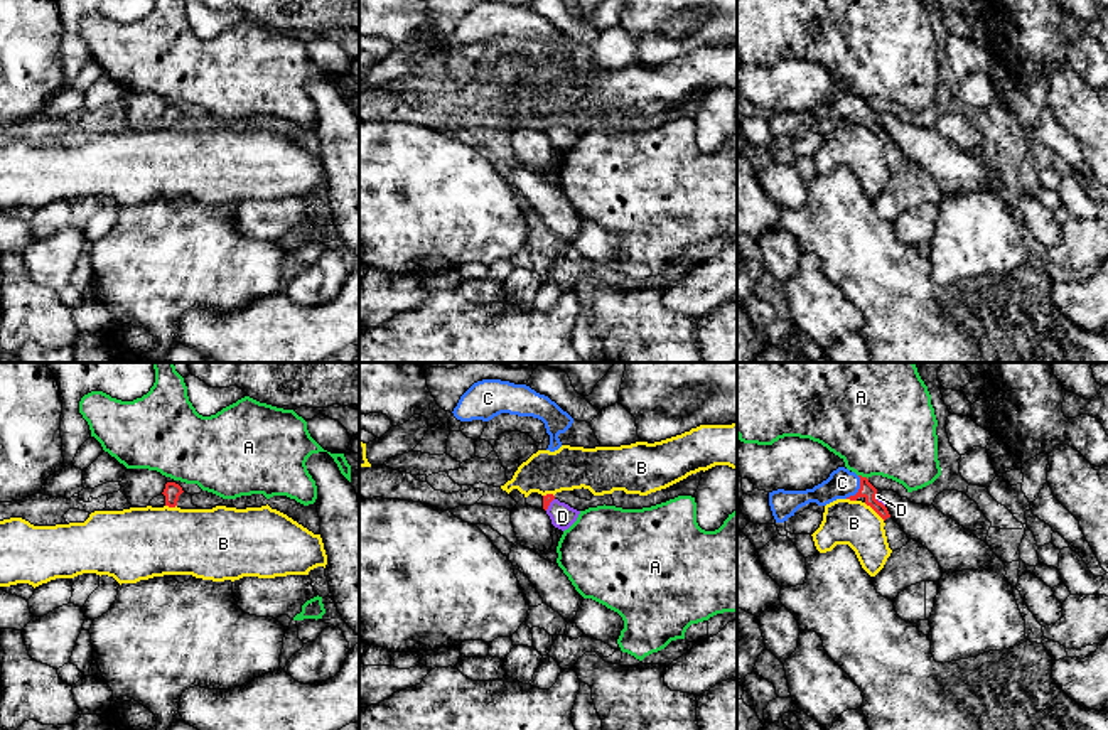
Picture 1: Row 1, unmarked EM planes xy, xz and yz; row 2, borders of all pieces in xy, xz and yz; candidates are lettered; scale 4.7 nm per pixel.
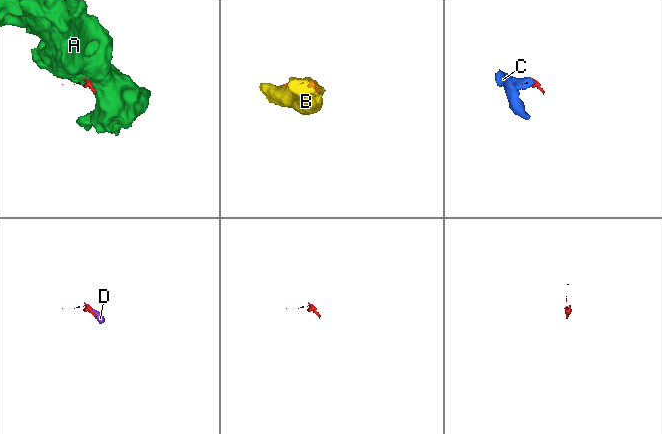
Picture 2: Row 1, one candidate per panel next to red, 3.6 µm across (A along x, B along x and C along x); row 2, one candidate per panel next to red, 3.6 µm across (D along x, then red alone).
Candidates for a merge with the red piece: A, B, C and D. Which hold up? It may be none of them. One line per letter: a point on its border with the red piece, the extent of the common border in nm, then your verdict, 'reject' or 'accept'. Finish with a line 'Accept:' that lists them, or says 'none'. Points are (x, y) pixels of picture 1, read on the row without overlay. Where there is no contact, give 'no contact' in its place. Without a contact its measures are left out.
A: meets red in yz at (864, 100); contact 50 nm long; reject
B: meets red in yz at (874, 132); contact 130 nm long; reject
C: meets red in yz at (859, 112); contact 130 nm long; accept
D: meets red in yz at (877, 123); contact 80 nm long; accept
Accept: C, D

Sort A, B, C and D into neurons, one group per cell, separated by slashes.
A / B / C D

